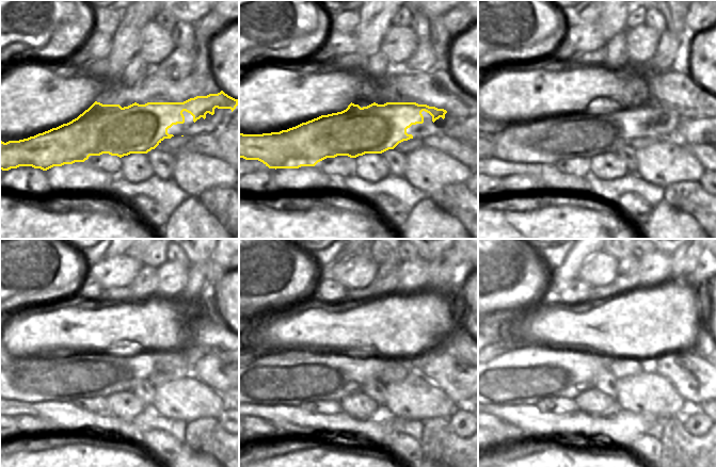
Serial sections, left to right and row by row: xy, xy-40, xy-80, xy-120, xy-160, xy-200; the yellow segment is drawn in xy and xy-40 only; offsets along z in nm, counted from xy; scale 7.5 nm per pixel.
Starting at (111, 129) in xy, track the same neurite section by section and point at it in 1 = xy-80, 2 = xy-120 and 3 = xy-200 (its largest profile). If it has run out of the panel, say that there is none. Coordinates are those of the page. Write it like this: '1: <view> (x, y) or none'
1: xy-80 (581, 134)
2: xy-120 (63, 379)
3: xy-200 (526, 374)

